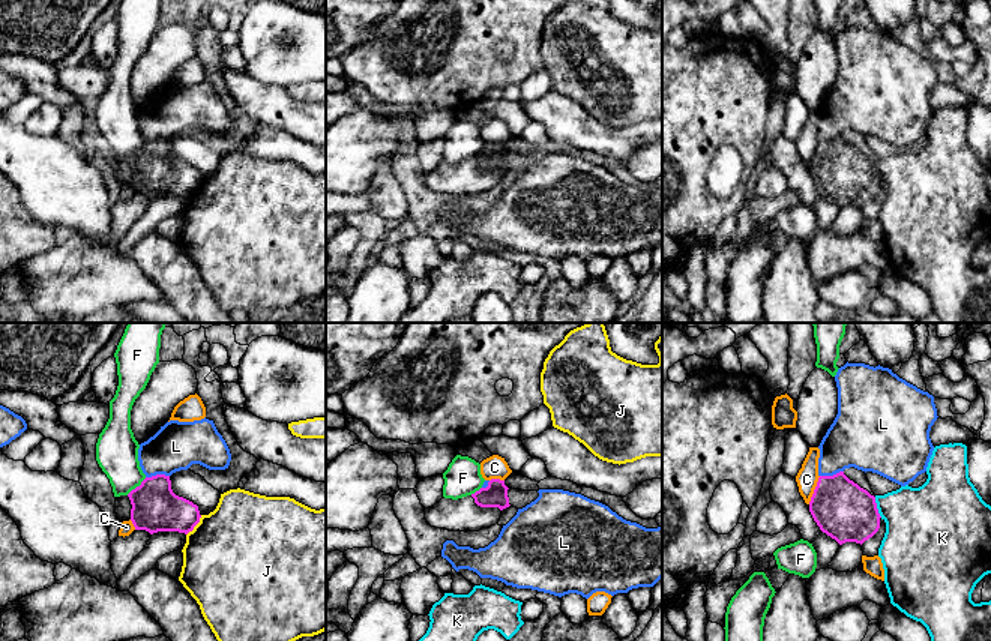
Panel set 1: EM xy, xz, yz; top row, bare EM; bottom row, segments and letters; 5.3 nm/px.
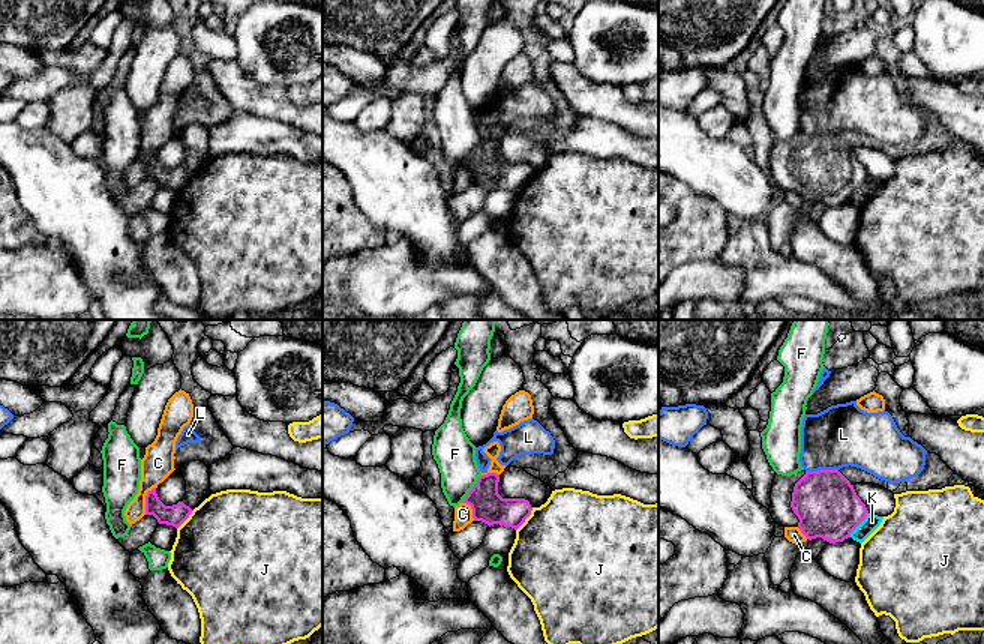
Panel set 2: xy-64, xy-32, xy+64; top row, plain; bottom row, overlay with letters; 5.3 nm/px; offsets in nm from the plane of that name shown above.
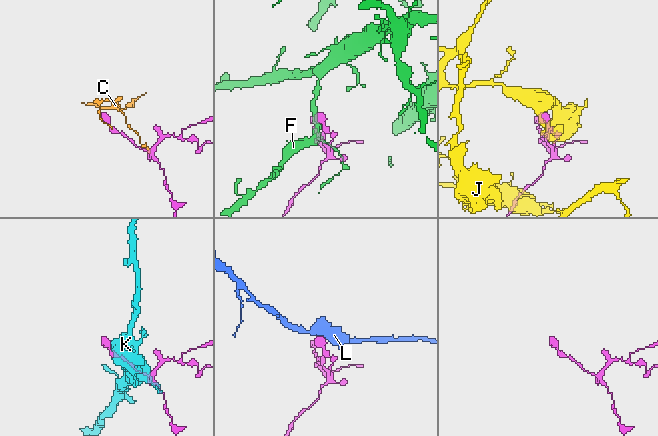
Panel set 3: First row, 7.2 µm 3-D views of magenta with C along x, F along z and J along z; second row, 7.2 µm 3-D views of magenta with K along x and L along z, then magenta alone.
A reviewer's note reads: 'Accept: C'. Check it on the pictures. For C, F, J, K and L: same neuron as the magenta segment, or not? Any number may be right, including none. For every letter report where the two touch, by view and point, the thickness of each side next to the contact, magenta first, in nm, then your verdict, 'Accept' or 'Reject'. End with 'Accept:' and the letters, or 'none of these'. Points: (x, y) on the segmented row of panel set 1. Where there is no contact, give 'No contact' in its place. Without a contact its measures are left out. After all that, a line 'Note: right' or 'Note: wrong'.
C: Touches magenta at yz (814, 490). Thickness 320 nm (magenta) against 120 nm. Reject
F: Touches magenta at xy (137, 487). Thickness 260 nm (magenta) against 220 nm. Reject
J: Touches magenta at xy (195, 524). Thickness 260 nm (magenta) against 500 nm. Reject
K: Touches magenta at yz (876, 508). Thickness 320 nm (magenta) against 360 nm. Reject
L: Touches magenta at xy (156, 475). Thickness 260 nm (magenta) against 260 nm. Reject
Accept: none of these
Note: wrong

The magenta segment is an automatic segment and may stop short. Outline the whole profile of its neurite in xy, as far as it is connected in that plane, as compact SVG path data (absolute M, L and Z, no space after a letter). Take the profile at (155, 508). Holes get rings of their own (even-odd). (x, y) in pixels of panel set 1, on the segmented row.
M170 476L146 477L128 495L116 497L116 513L123 521L132 521L135 530L150 534L179 531L188 534L200 522L198 506L179 497L171 489Z

